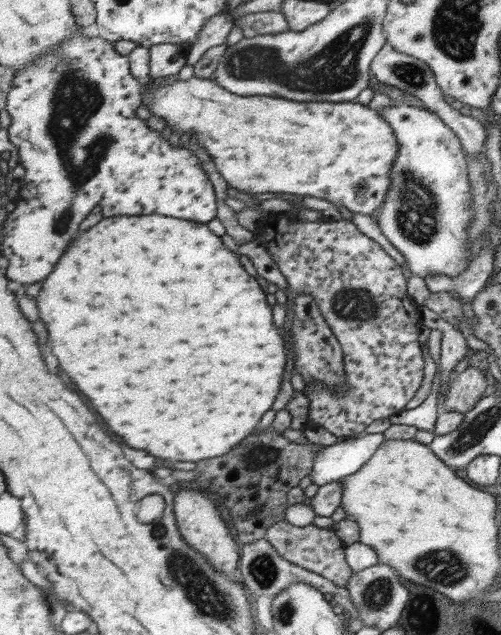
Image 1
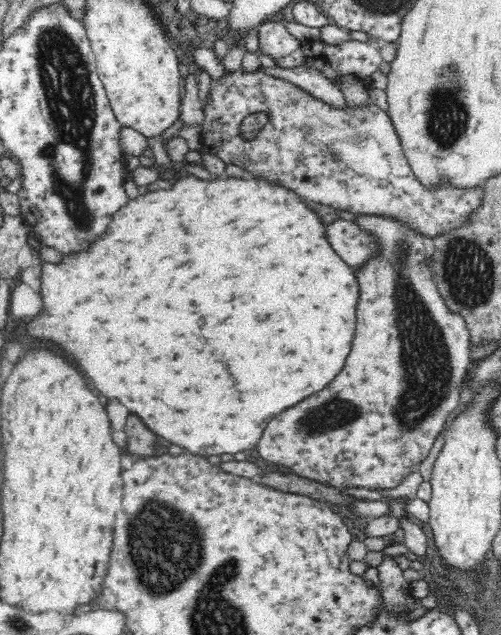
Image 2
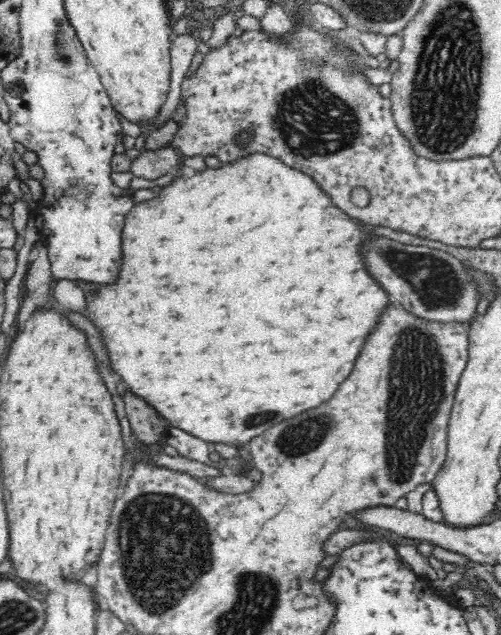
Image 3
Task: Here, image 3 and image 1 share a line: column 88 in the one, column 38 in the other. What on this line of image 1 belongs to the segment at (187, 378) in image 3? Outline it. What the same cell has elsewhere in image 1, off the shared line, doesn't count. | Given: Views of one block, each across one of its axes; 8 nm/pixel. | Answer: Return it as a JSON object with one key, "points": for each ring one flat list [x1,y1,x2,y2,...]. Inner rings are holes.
{"points":[[163,215,117,216,105,218,91,230,81,232,67,250,67,256,63,256,59,262,59,268,45,280,37,300,39,318,47,324,49,330,51,352,59,358,61,370,65,370,73,384,77,384,77,388,87,394,97,412,101,412,109,428,119,434,131,448,147,450,157,458,177,458,189,462,223,456,255,432,263,414,273,408,287,364,283,334,273,324,273,308,267,302,265,290,241,262,246,264,243,258,237,257,223,244,223,240,207,223]]}

